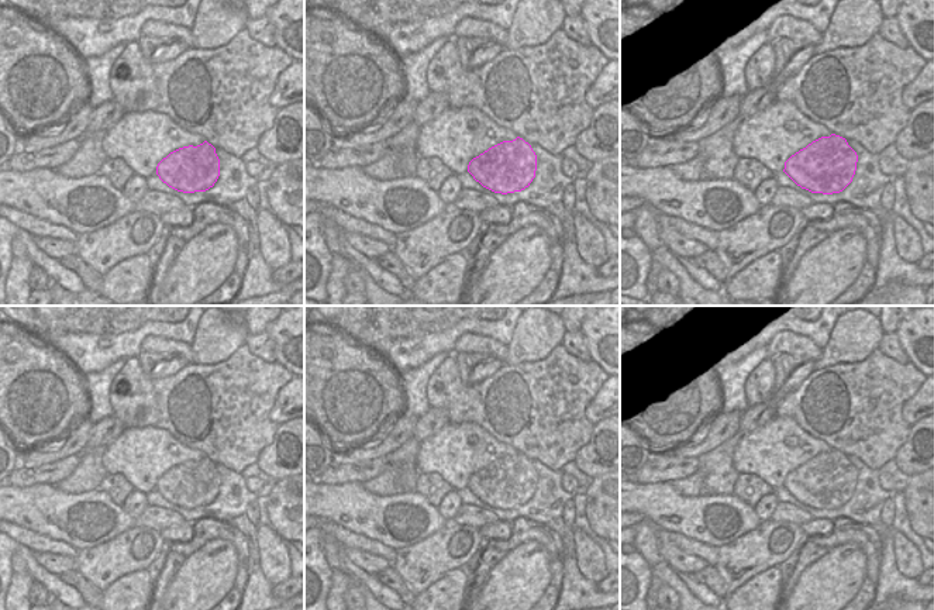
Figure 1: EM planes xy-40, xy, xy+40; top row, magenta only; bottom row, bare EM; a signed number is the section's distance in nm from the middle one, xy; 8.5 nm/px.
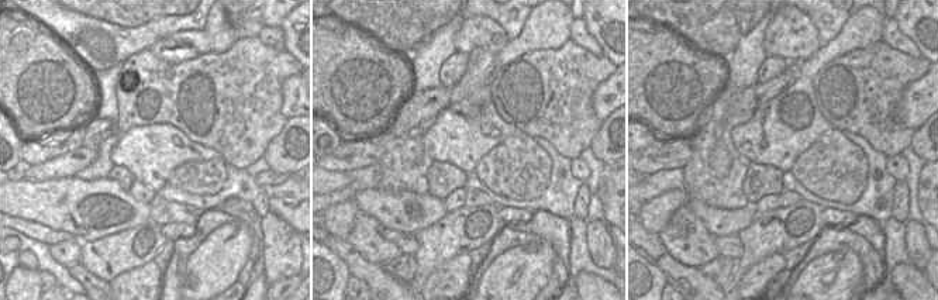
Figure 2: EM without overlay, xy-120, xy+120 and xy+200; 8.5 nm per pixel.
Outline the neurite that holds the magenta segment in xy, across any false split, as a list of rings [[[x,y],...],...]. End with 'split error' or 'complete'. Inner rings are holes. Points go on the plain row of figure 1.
[[[520,452],[489,463],[468,480],[468,487],[476,497],[502,510],[528,503],[535,493],[535,486],[537,471]]]; complete

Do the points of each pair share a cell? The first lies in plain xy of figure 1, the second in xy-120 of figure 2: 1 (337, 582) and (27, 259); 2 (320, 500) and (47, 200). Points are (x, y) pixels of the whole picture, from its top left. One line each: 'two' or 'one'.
1: two
2: one

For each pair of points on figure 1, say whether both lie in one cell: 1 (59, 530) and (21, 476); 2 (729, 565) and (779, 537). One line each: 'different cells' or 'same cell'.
1: different cells
2: same cell

